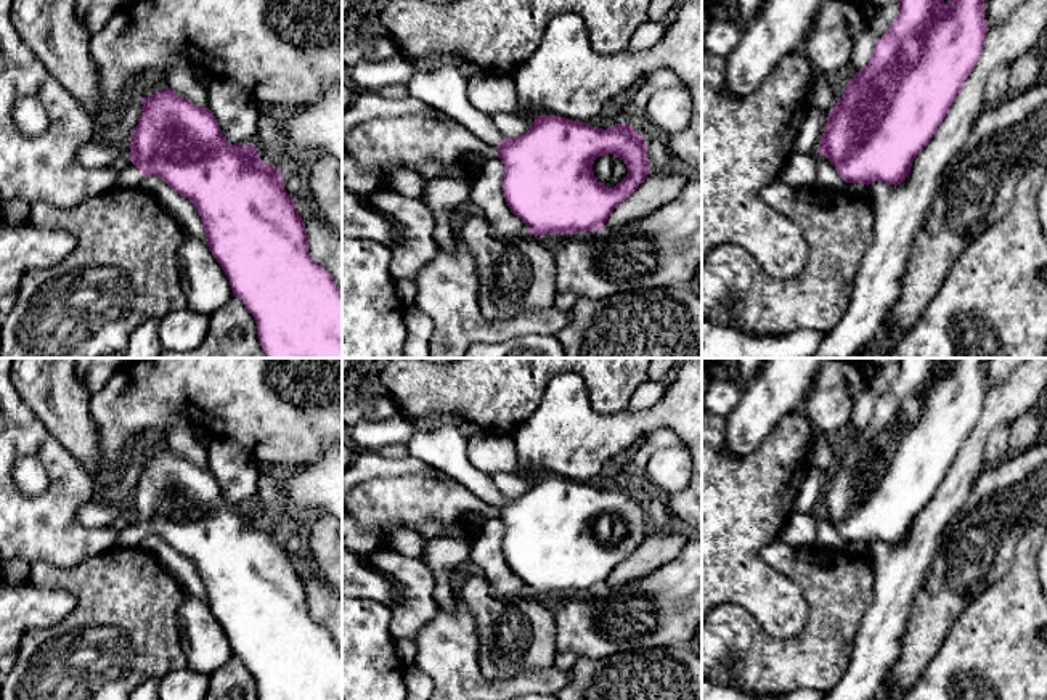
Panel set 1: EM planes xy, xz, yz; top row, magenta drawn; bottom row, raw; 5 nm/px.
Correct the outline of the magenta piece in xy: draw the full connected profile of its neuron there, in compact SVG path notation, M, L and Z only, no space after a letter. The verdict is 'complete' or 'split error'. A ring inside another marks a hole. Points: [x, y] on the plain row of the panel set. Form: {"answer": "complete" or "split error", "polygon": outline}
{"answer": "split error", "polygon": "M169 446L140 458L143 469L130 498L130 519L116 527L117 547L140 547L148 535L159 536L188 557L202 581L206 604L257 684L259 700L342 700L342 650L308 612L307 591L294 559L286 554L283 533L263 522L254 504L230 504L209 467L201 467Z"}

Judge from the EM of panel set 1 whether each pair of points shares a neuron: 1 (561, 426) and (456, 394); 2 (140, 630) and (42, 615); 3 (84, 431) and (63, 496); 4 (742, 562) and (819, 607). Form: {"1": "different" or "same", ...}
{"1": "different", "2": "different", "3": "different", "4": "different"}

